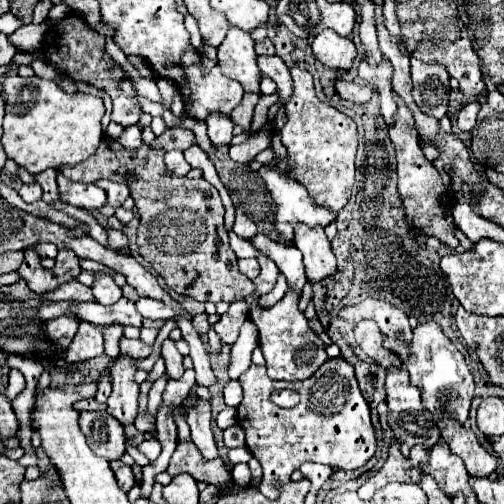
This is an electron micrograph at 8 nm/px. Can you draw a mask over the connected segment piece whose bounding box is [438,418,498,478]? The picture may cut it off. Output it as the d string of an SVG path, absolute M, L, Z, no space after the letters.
M442 418L438 422L438 428L440 428L442 440L448 444L452 454L456 454L464 460L464 466L470 476L488 478L496 470L496 464L498 464L496 456L488 454L482 448L482 444L478 442L478 438L472 430L460 426L458 422L454 422L450 418Z

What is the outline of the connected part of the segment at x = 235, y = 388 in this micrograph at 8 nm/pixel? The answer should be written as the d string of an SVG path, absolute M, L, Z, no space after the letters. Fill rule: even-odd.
M232 380L226 388L224 388L224 400L228 406L236 408L242 400L242 388L240 388L240 382L238 380Z

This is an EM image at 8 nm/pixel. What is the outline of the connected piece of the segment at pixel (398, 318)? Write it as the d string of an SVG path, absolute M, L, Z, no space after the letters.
M366 298L356 306L346 306L344 310L340 310L338 316L352 326L356 326L360 320L374 320L384 336L404 336L406 342L412 340L408 316L382 298Z

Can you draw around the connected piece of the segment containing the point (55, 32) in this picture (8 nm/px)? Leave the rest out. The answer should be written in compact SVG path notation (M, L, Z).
M66 14L54 26L50 26L48 36L44 36L42 54L48 64L52 64L60 74L68 74L68 78L72 78L74 82L86 82L86 84L92 84L100 90L106 90L112 98L112 104L114 104L114 110L112 110L114 122L122 124L124 128L138 124L138 120L142 116L142 108L136 98L130 98L122 92L120 80L124 78L124 72L118 66L104 62L104 36L98 36L96 32L92 32L80 16Z

